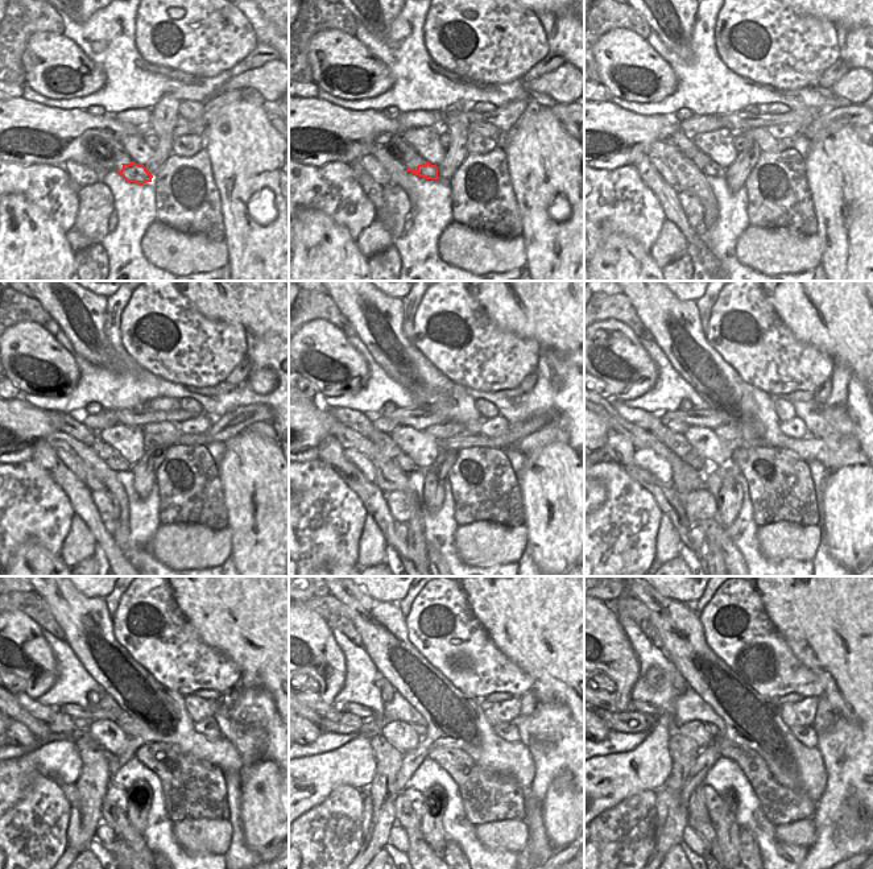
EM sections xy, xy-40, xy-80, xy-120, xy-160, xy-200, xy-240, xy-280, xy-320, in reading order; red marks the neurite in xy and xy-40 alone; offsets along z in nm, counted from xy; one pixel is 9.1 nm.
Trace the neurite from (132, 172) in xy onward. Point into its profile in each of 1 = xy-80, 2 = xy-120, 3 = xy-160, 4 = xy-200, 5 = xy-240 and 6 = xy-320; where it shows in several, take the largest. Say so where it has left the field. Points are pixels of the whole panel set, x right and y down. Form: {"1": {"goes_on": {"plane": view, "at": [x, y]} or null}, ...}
{"1": {"goes_on": {"plane": "xy-80", "at": [711, 169]}}, "2": {"goes_on": {"plane": "xy-120", "at": [119, 464]}}, "3": {"goes_on": {"plane": "xy-160", "at": [384, 442]}}, "4": {"goes_on": {"plane": "xy-200", "at": [677, 442]}}, "5": {"goes_on": {"plane": "xy-240", "at": [62, 724]}}, "6": {"goes_on": {"plane": "xy-320", "at": [631, 721]}}}

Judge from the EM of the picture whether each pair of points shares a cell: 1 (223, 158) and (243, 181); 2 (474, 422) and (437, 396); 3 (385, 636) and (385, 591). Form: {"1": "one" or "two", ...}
{"1": "one", "2": "one", "3": "two"}

